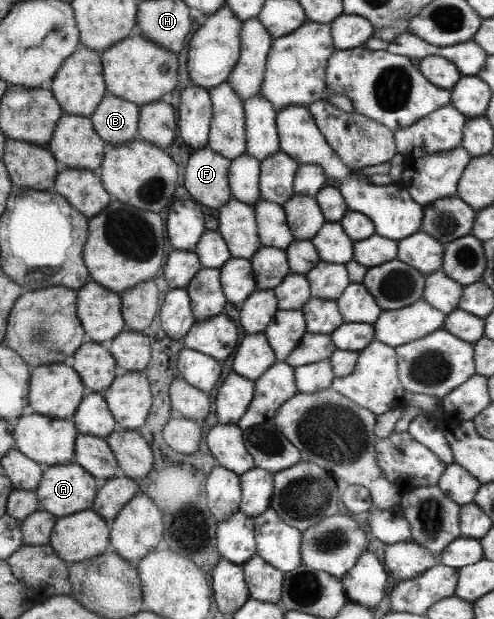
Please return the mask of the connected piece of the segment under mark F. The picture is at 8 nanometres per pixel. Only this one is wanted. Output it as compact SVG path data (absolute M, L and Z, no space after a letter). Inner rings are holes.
M208 147L190 152L184 170L183 185L194 202L201 207L217 210L230 200L230 162Z

